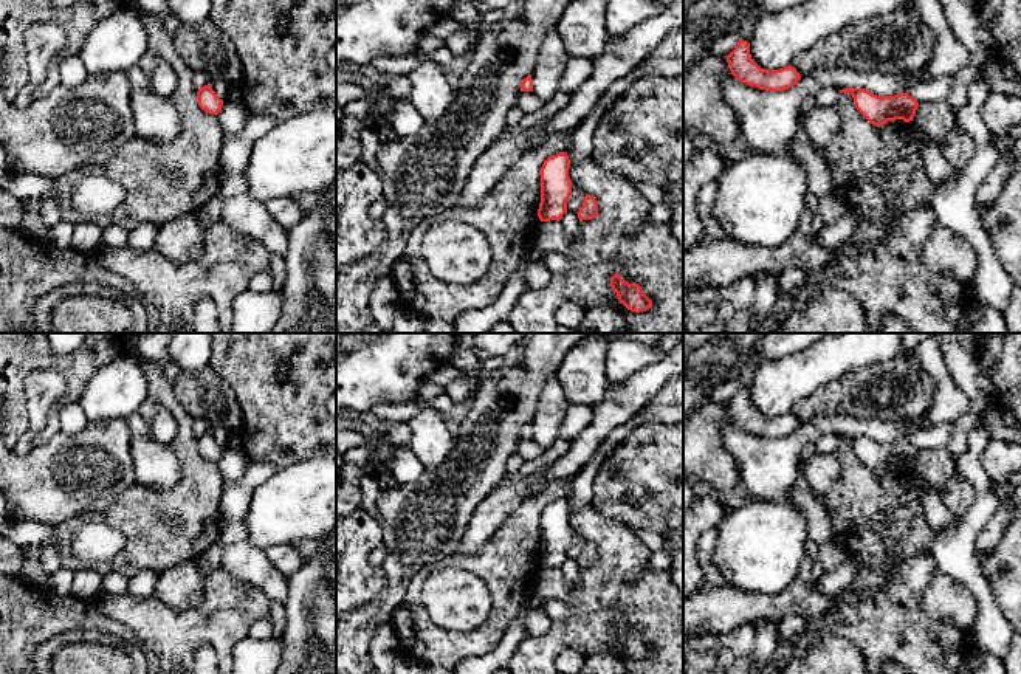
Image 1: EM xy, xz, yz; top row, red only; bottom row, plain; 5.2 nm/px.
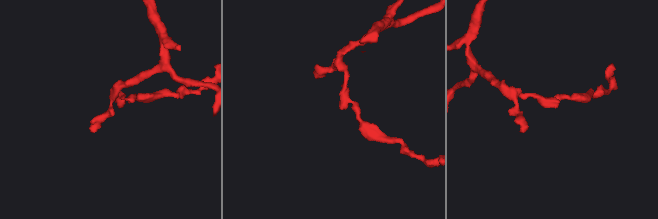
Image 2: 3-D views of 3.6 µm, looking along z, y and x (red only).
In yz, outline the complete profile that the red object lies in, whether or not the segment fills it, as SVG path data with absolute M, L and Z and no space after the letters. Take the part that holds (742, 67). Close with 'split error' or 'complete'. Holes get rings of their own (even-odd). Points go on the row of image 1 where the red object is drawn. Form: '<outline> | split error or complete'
M739 40L725 59L736 79L759 90L784 91L796 85L801 79L801 74L792 65L773 71L761 68L751 59L747 40Z | complete

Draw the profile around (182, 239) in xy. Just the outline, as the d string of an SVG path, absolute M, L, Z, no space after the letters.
M195 214L180 215L160 226L153 249L172 262L197 260L203 253L205 231Z

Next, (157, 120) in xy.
M133 88L132 113L136 135L158 144L175 141L183 130L177 108L152 88Z

